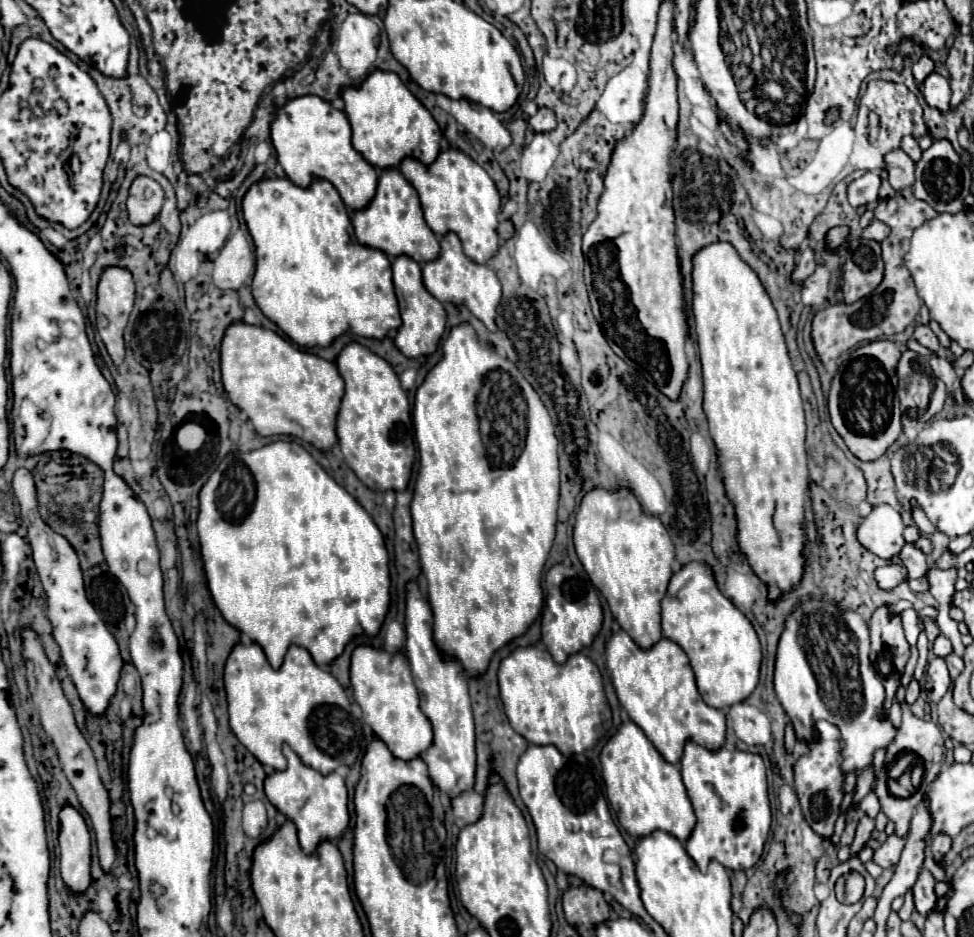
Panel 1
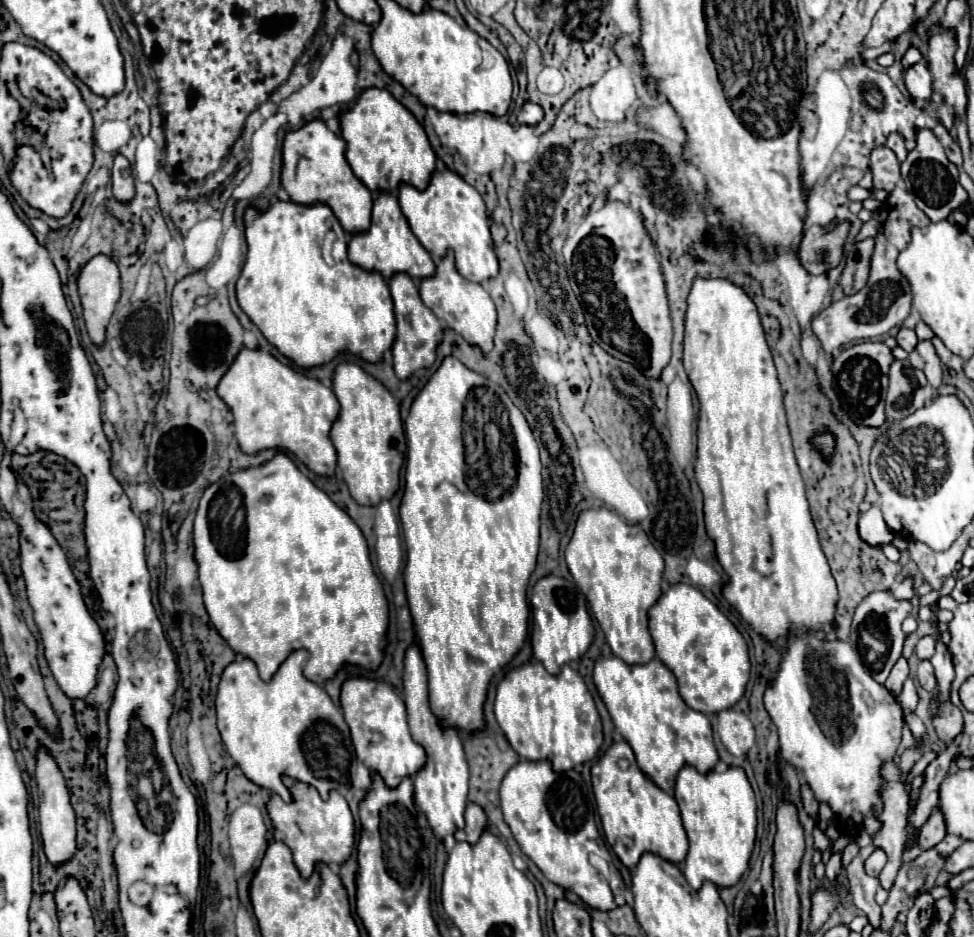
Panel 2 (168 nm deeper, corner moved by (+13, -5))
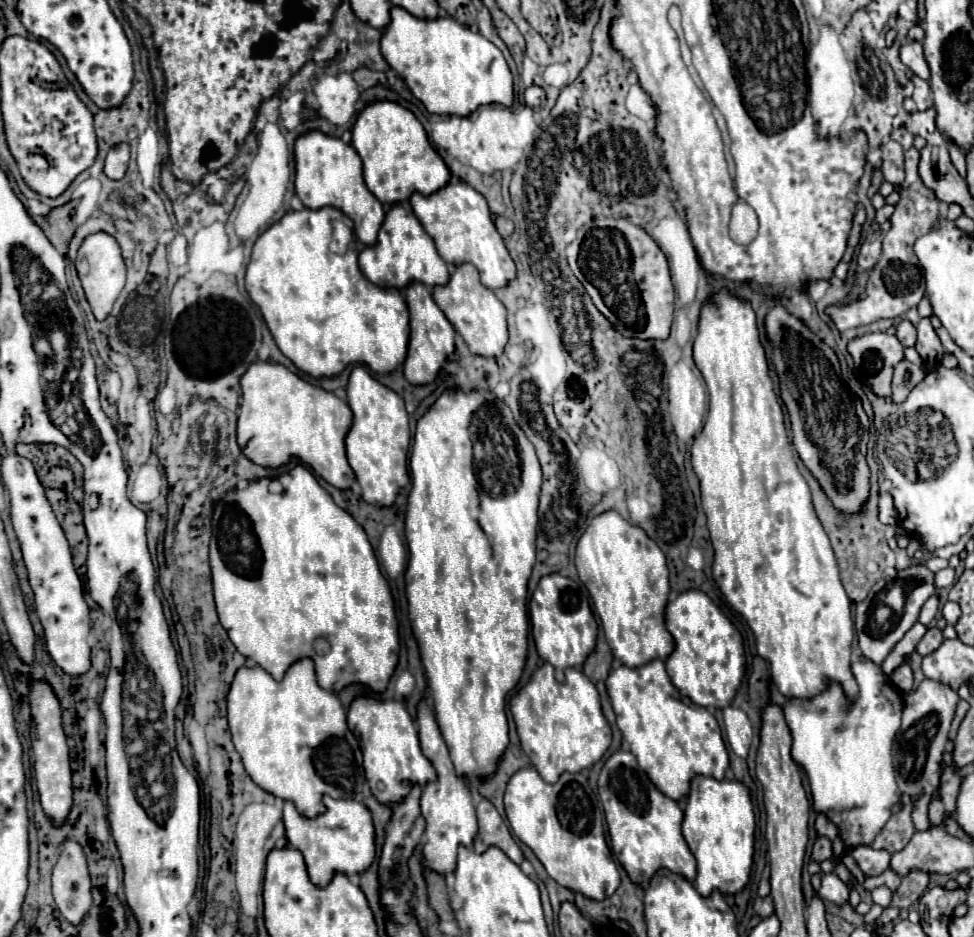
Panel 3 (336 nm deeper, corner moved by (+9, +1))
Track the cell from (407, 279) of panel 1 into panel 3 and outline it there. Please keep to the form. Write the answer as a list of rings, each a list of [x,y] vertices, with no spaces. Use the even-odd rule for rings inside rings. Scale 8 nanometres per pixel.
[[[414,282],[404,290],[404,298],[410,310],[410,344],[408,344],[408,356],[404,360],[404,376],[410,384],[414,386],[422,386],[432,382],[440,368],[444,366],[444,362],[454,354],[456,350],[456,332],[454,326],[448,322],[448,318],[444,316],[444,312],[436,306],[436,302],[432,300],[430,290],[420,284]]]

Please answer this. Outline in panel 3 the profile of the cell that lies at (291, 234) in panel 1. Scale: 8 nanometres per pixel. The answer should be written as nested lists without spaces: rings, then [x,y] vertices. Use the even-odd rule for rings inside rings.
[[[322,208],[288,212],[280,222],[272,224],[254,244],[246,270],[246,290],[260,308],[280,352],[290,358],[298,370],[314,378],[334,378],[340,376],[348,364],[364,364],[372,372],[388,374],[396,370],[408,354],[410,316],[406,300],[396,290],[372,284],[360,272],[358,244],[350,242],[346,254],[334,254],[330,250],[332,224],[336,220],[346,220],[346,216],[336,208]]]

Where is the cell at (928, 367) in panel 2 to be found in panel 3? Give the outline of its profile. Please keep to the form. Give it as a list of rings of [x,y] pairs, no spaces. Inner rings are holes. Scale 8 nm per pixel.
[[[922,318],[918,324],[918,342],[916,342],[916,350],[922,356],[924,364],[930,368],[932,364],[938,364],[944,356],[944,348],[940,344],[938,334],[934,332],[932,324],[928,318]]]

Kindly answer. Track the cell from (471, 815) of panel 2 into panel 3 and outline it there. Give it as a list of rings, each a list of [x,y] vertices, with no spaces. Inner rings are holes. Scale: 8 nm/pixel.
[[[480,800],[476,804],[476,816],[478,816],[478,836],[474,840],[474,852],[482,854],[490,846],[500,848],[514,864],[522,864],[524,854],[520,846],[510,836],[508,826],[504,824],[502,816],[496,812],[496,808],[488,800]]]

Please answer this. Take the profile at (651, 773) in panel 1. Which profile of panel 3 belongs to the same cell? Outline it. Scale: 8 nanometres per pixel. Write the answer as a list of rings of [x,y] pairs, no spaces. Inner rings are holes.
[[[618,750],[606,760],[598,778],[598,786],[612,850],[636,886],[644,888],[662,868],[680,874],[690,882],[696,878],[696,860],[682,836],[682,808],[678,802],[664,796],[650,782],[644,770],[636,768],[636,758],[630,752]]]

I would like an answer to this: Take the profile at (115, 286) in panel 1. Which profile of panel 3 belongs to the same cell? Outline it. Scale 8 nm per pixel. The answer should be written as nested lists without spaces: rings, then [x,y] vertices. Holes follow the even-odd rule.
[[[94,232],[94,234],[86,236],[78,250],[76,270],[78,270],[82,288],[86,292],[86,298],[90,302],[90,308],[92,308],[96,320],[104,320],[110,314],[110,310],[126,282],[126,266],[120,256],[120,246],[118,246],[116,238],[106,232]]]

